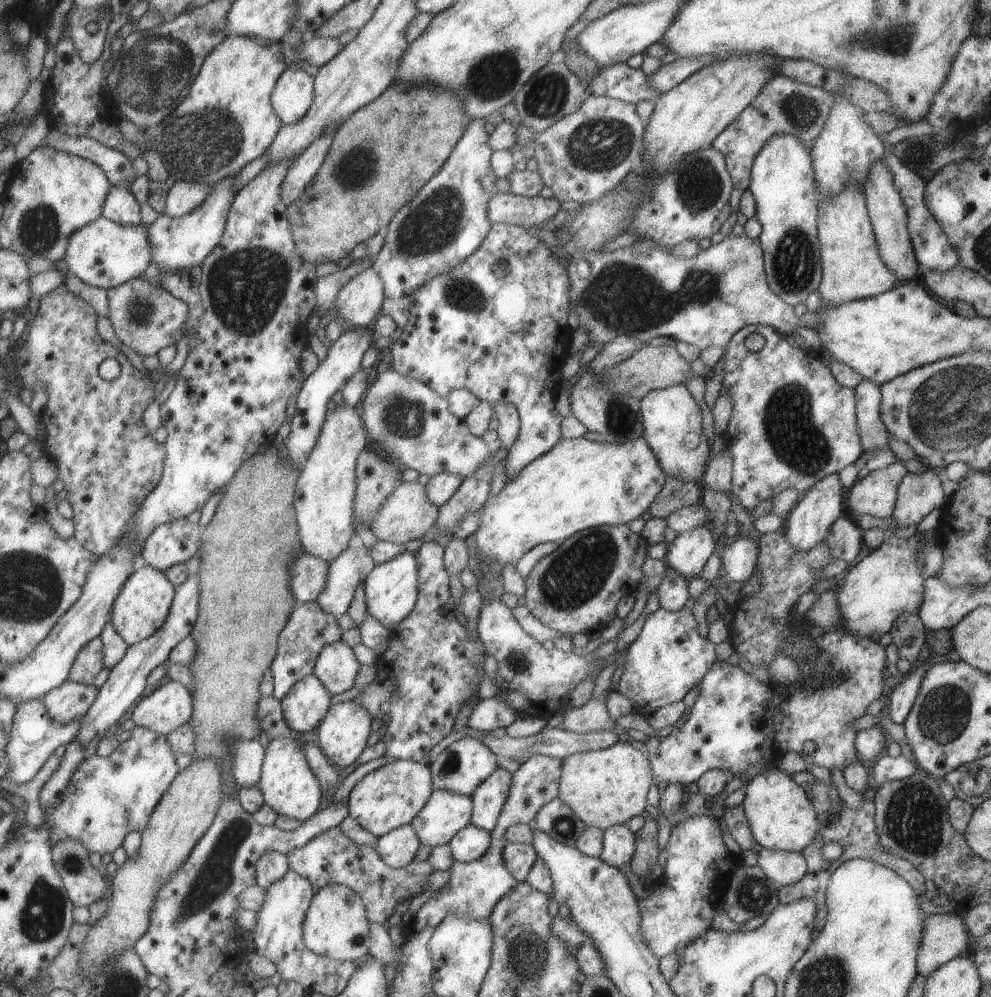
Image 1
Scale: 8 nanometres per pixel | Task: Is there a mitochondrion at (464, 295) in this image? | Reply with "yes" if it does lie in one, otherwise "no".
yes

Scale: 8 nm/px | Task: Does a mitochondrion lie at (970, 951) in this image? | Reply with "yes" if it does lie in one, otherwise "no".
no

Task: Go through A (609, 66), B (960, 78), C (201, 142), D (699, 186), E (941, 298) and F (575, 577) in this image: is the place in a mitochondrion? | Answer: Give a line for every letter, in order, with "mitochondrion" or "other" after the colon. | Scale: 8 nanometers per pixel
A: other
B: other
C: mitochondrion
D: mitochondrion
E: other
F: mitochondrion

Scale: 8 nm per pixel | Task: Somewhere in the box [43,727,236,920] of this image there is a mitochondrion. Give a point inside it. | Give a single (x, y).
(71, 862)

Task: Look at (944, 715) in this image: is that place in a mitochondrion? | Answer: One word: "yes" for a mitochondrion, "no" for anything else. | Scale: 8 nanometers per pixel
yes

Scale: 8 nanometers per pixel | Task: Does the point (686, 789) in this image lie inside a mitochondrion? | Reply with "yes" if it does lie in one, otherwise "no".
no

